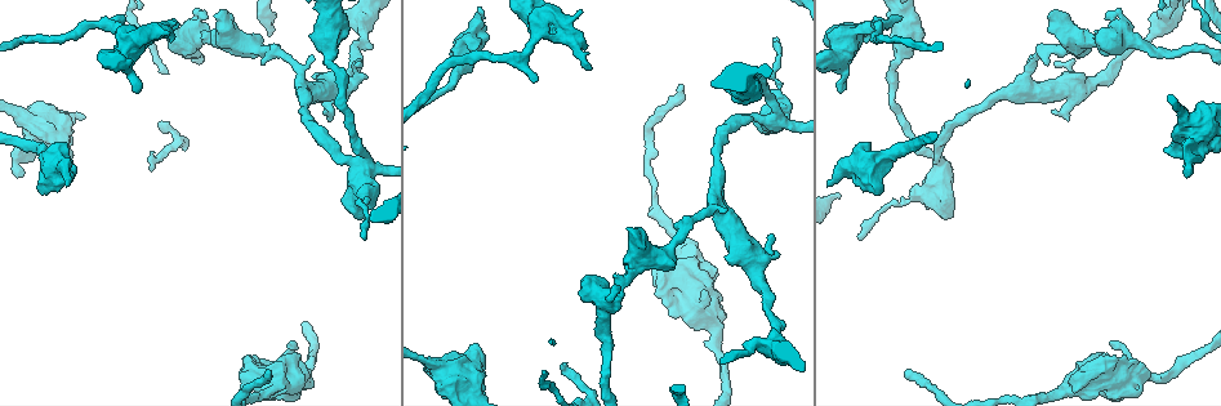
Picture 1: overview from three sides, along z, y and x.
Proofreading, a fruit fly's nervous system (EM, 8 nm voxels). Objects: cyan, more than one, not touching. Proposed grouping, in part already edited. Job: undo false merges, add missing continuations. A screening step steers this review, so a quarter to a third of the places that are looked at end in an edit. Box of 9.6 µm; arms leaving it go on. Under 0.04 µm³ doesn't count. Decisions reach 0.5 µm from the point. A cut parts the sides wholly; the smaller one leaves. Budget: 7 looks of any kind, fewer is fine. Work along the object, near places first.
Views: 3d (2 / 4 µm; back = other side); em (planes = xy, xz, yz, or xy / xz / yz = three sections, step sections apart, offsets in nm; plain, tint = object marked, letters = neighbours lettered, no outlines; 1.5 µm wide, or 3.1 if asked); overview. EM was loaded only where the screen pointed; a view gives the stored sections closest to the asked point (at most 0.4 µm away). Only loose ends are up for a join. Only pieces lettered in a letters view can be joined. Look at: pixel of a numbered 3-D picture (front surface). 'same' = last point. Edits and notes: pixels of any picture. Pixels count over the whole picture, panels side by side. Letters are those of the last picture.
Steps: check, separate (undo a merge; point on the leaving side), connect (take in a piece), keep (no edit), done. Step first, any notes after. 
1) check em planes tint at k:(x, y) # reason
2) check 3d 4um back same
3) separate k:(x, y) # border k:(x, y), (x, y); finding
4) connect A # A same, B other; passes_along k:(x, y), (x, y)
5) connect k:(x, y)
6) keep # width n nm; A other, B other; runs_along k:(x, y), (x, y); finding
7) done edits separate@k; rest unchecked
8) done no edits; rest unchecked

check em xy step 8 tint at 1:(840, 92) # an open end

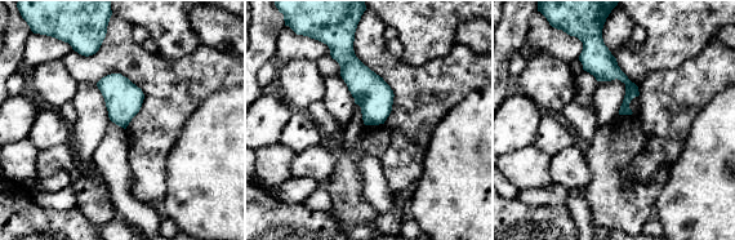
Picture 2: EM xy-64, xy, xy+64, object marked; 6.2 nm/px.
check em xy step 8 letters same

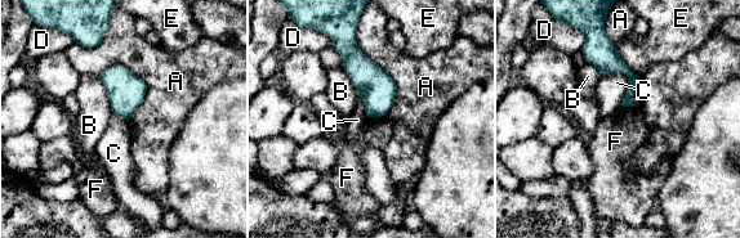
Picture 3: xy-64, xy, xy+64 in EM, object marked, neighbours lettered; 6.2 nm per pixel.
keep # longest_contact A 600 nm; A other, B other, C other, D other, E other, F other; border 3:(600, 72), (627, 76), (622, 104); no lettered piece goes on from it

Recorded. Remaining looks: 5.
check em xz step 4 letters at 1:(178, 23) # free end

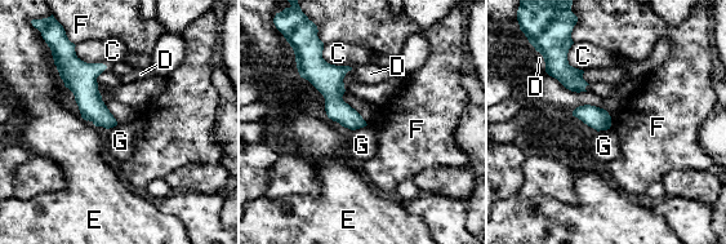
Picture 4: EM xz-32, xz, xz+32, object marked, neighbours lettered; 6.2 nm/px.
check em planes letters same

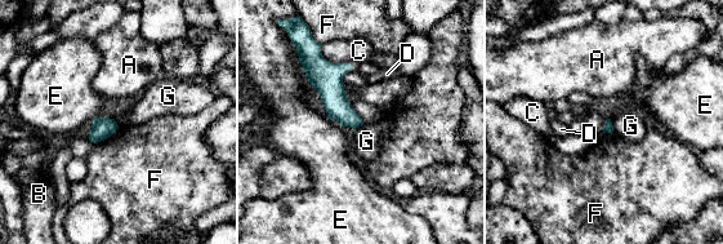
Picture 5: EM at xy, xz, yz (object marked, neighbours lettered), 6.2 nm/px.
keep # longest_contact C 240 nm; A other, B other, C other, D other, E other, F other, G other; no lettered piece goes on from it

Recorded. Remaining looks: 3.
check em planes letters at 1:(907, 374) # long arm stops here

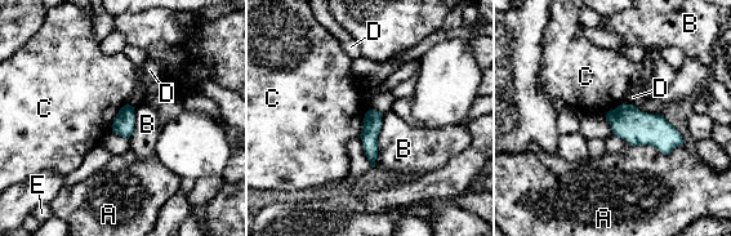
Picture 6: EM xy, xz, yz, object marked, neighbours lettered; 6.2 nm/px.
keep # width 120 nm; A other, B other, C other, D other, E other; border 6:(115, 118), (111, 129); no lettered piece goes on from it

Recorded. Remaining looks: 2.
done no edits; rest unchecked

